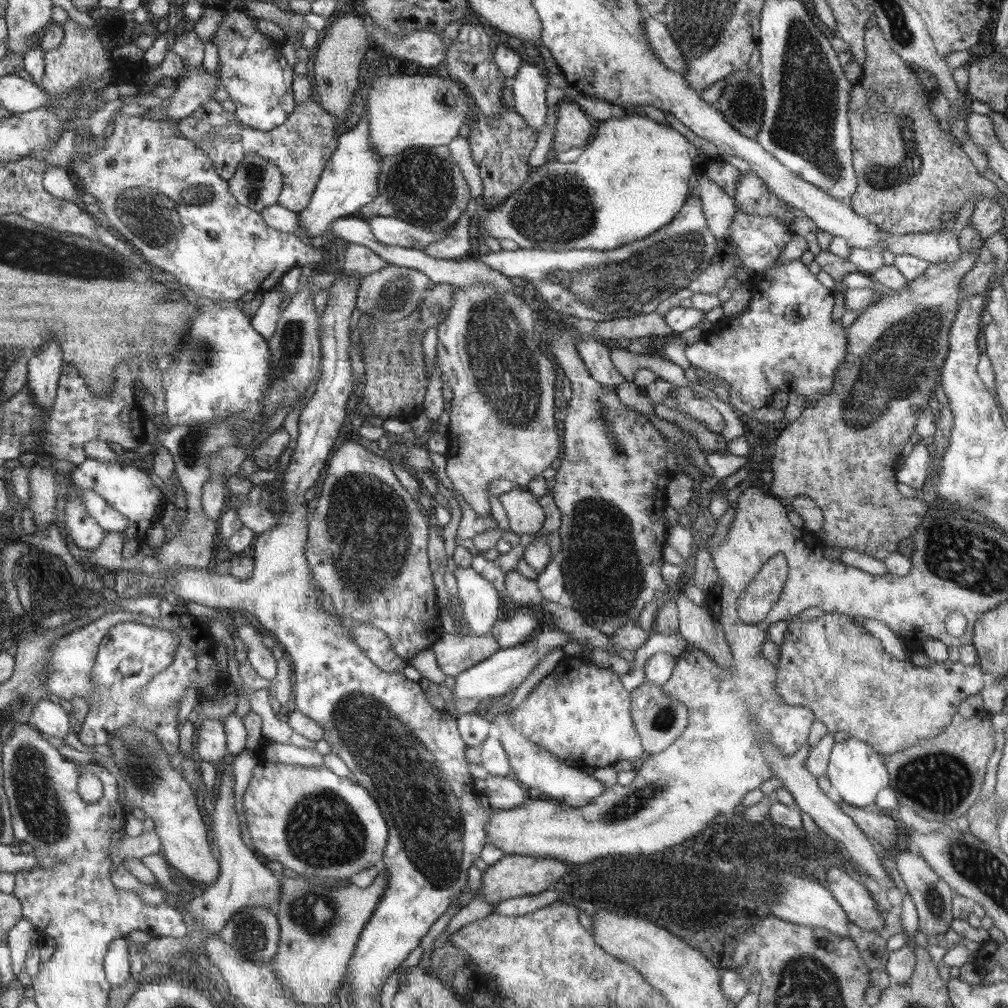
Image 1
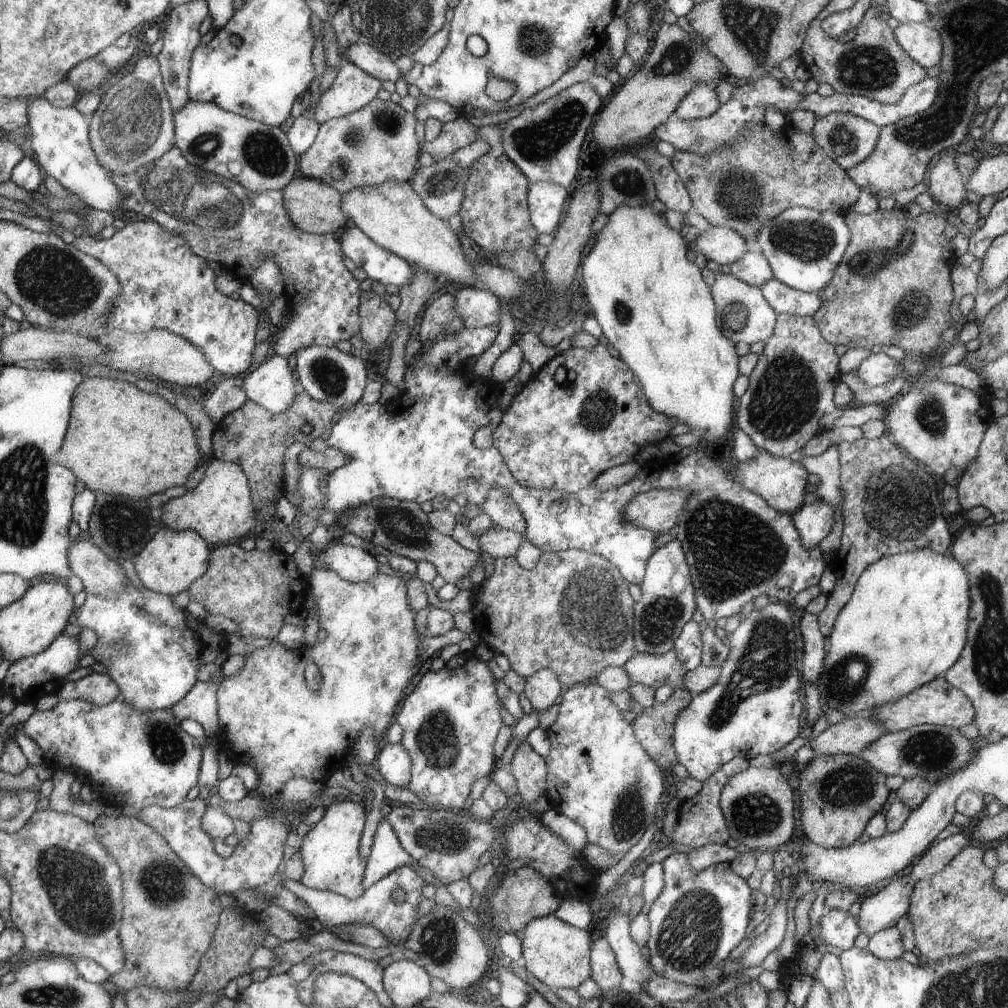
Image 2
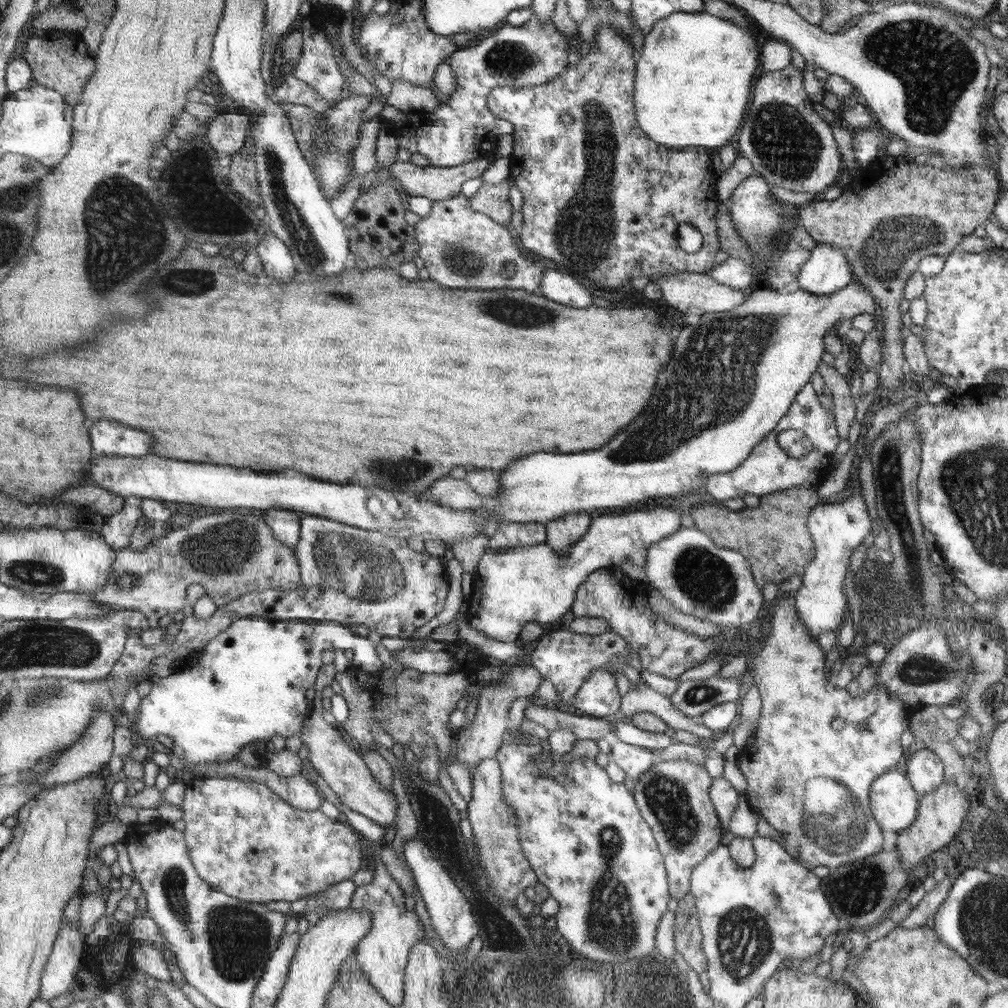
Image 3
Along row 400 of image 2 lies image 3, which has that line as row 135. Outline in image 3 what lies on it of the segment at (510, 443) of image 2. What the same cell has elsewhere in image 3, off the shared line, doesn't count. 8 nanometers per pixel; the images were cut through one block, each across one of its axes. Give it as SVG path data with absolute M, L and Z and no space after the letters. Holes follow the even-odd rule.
M598 23L596 26L598 33L595 36L596 41L588 46L588 54L582 59L574 58L572 64L568 64L566 71L546 83L546 85L537 85L536 87L510 88L498 87L489 94L488 107L499 118L505 118L513 122L514 135L514 154L511 157L511 171L509 179L518 186L523 194L522 209L522 230L518 233L519 241L523 248L529 250L537 258L544 259L546 262L556 262L556 264L566 264L574 276L588 278L594 284L602 284L608 288L630 284L632 278L636 276L648 276L650 280L657 278L661 274L674 274L675 272L696 272L698 274L709 273L716 260L716 252L720 250L718 242L718 222L716 221L717 206L719 204L704 204L704 202L716 202L717 182L716 176L712 174L710 168L710 158L706 148L702 146L688 146L686 148L670 148L650 140L646 133L640 128L636 120L636 109L634 104L634 50L632 44L626 36L611 28L609 24ZM568 112L572 116L572 123L564 125L561 123L560 115ZM688 223L698 228L703 234L702 248L698 252L686 252L678 242L678 227L681 224Z

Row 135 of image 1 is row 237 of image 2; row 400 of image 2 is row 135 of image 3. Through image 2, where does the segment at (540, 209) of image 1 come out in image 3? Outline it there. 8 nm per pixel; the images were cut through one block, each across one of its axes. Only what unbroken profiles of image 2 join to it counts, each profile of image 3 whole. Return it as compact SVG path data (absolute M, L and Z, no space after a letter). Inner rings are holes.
M702 11L670 14L670 17L659 20L645 37L638 60L638 118L642 118L642 126L646 126L646 136L670 148L706 146L714 151L731 145L732 136L743 124L752 80L760 68L756 36L734 22Z

